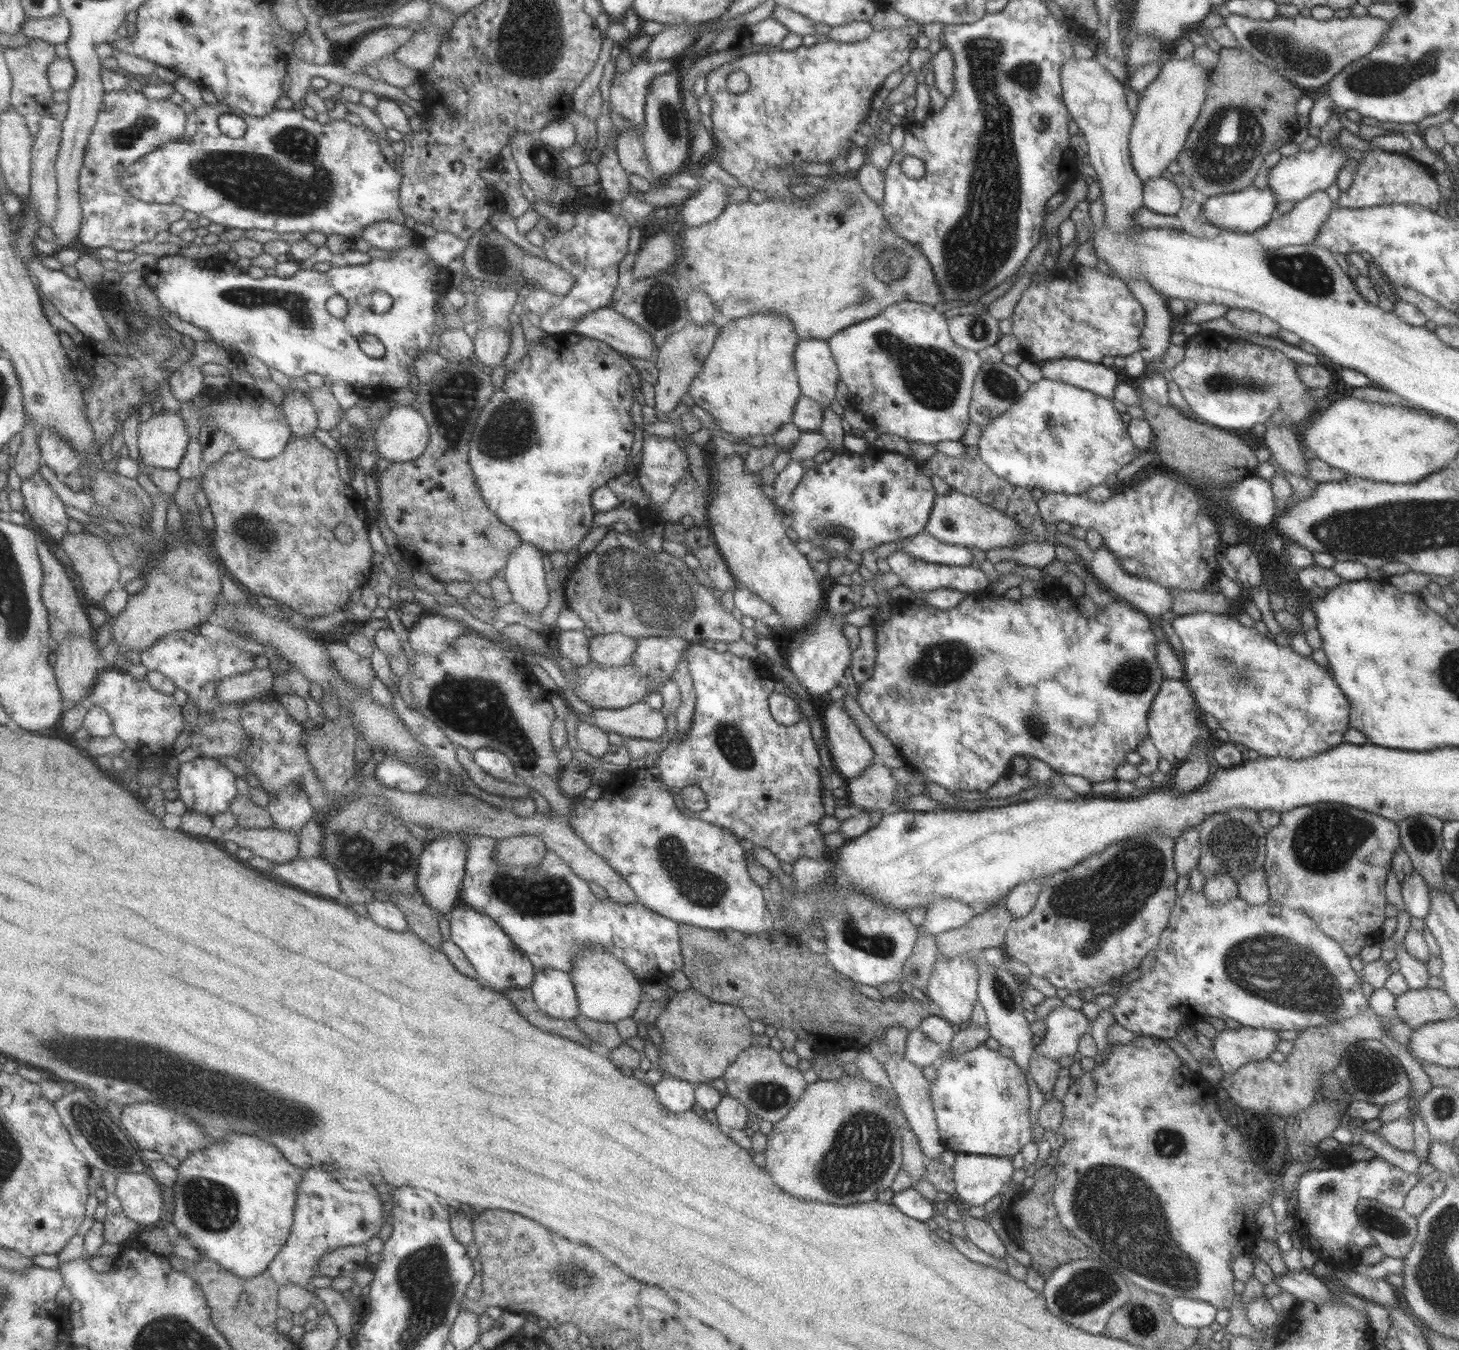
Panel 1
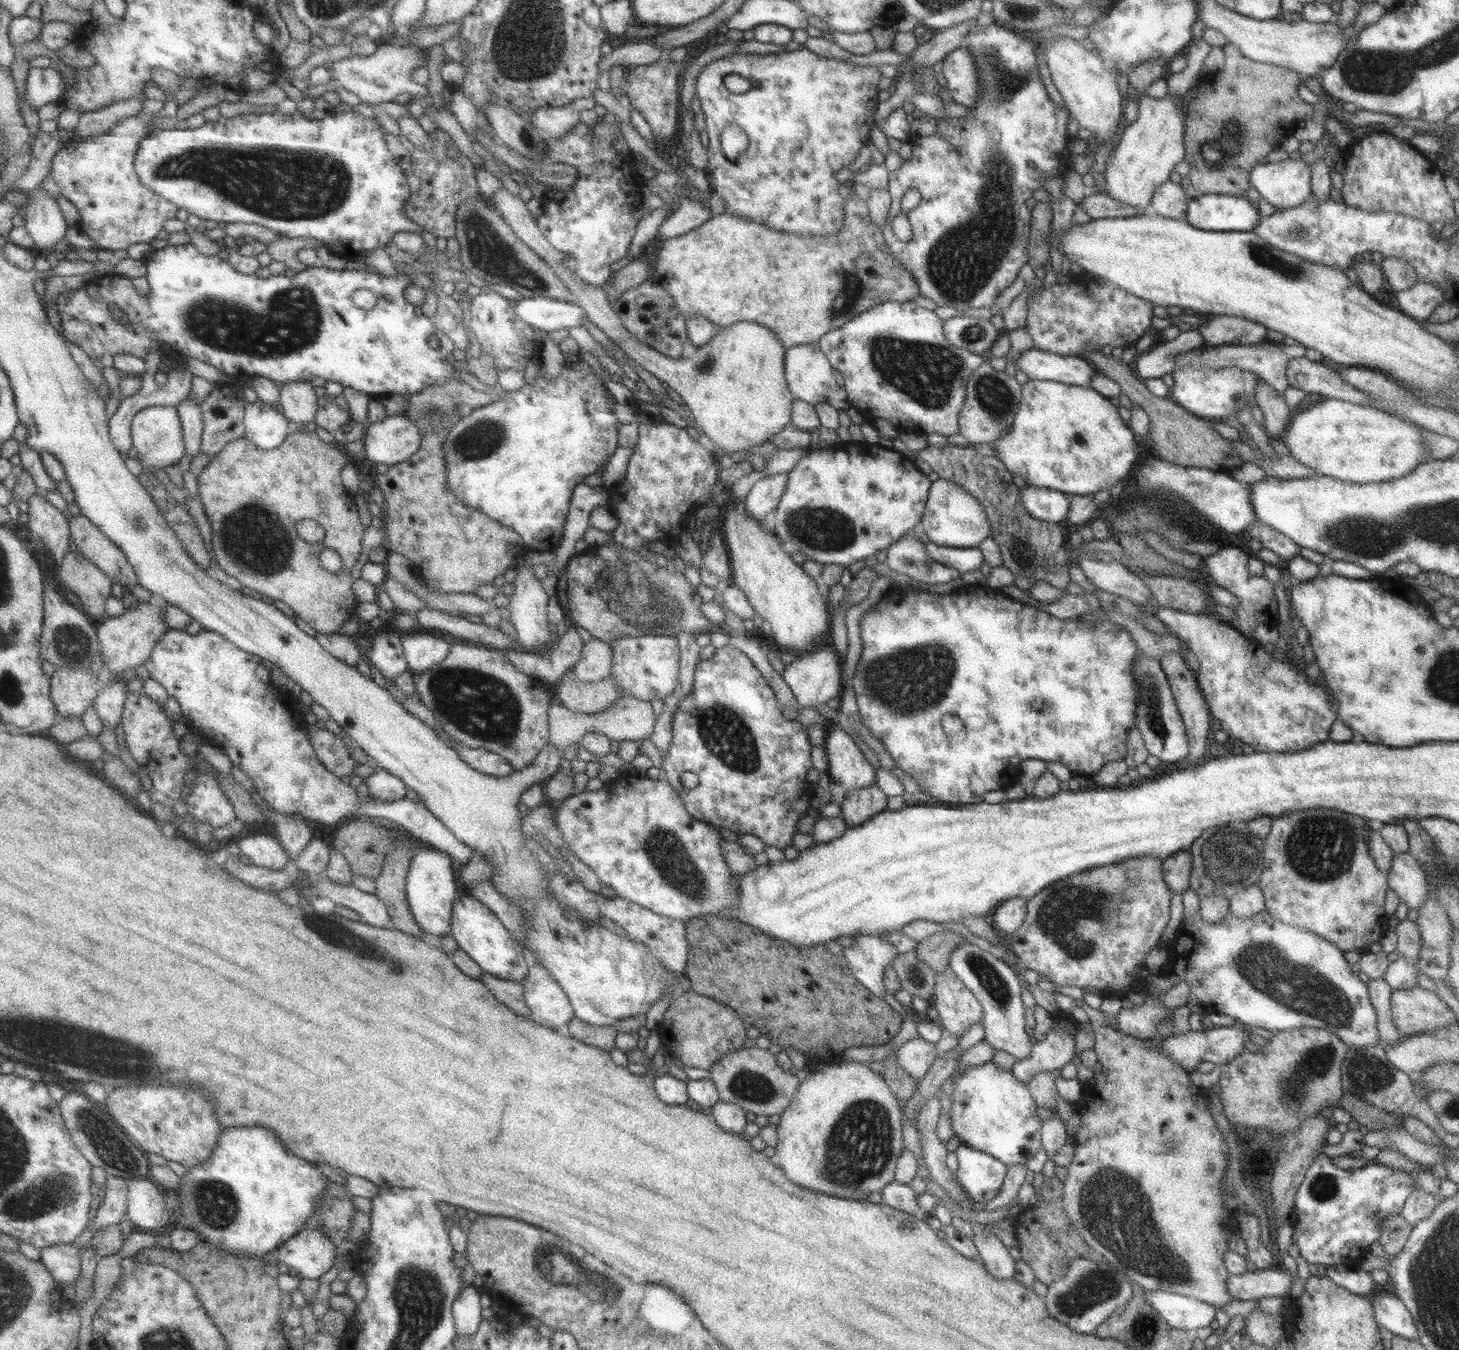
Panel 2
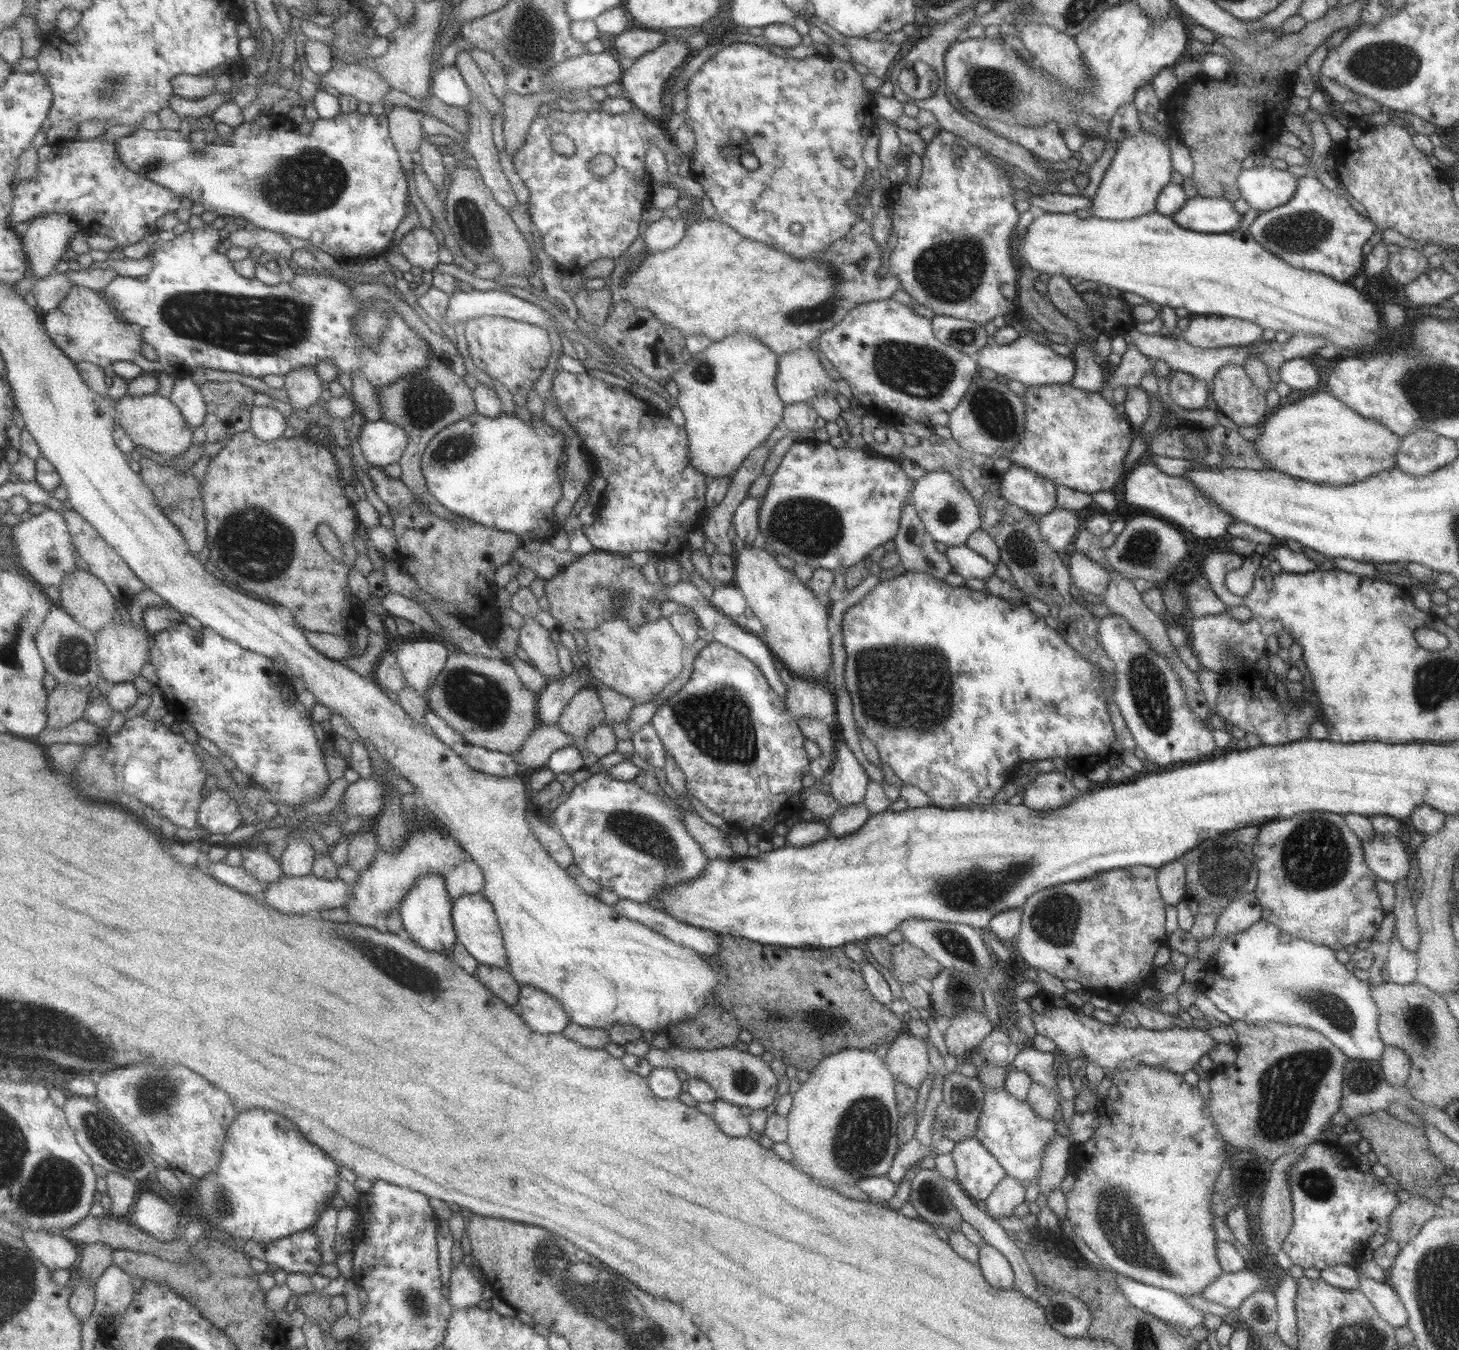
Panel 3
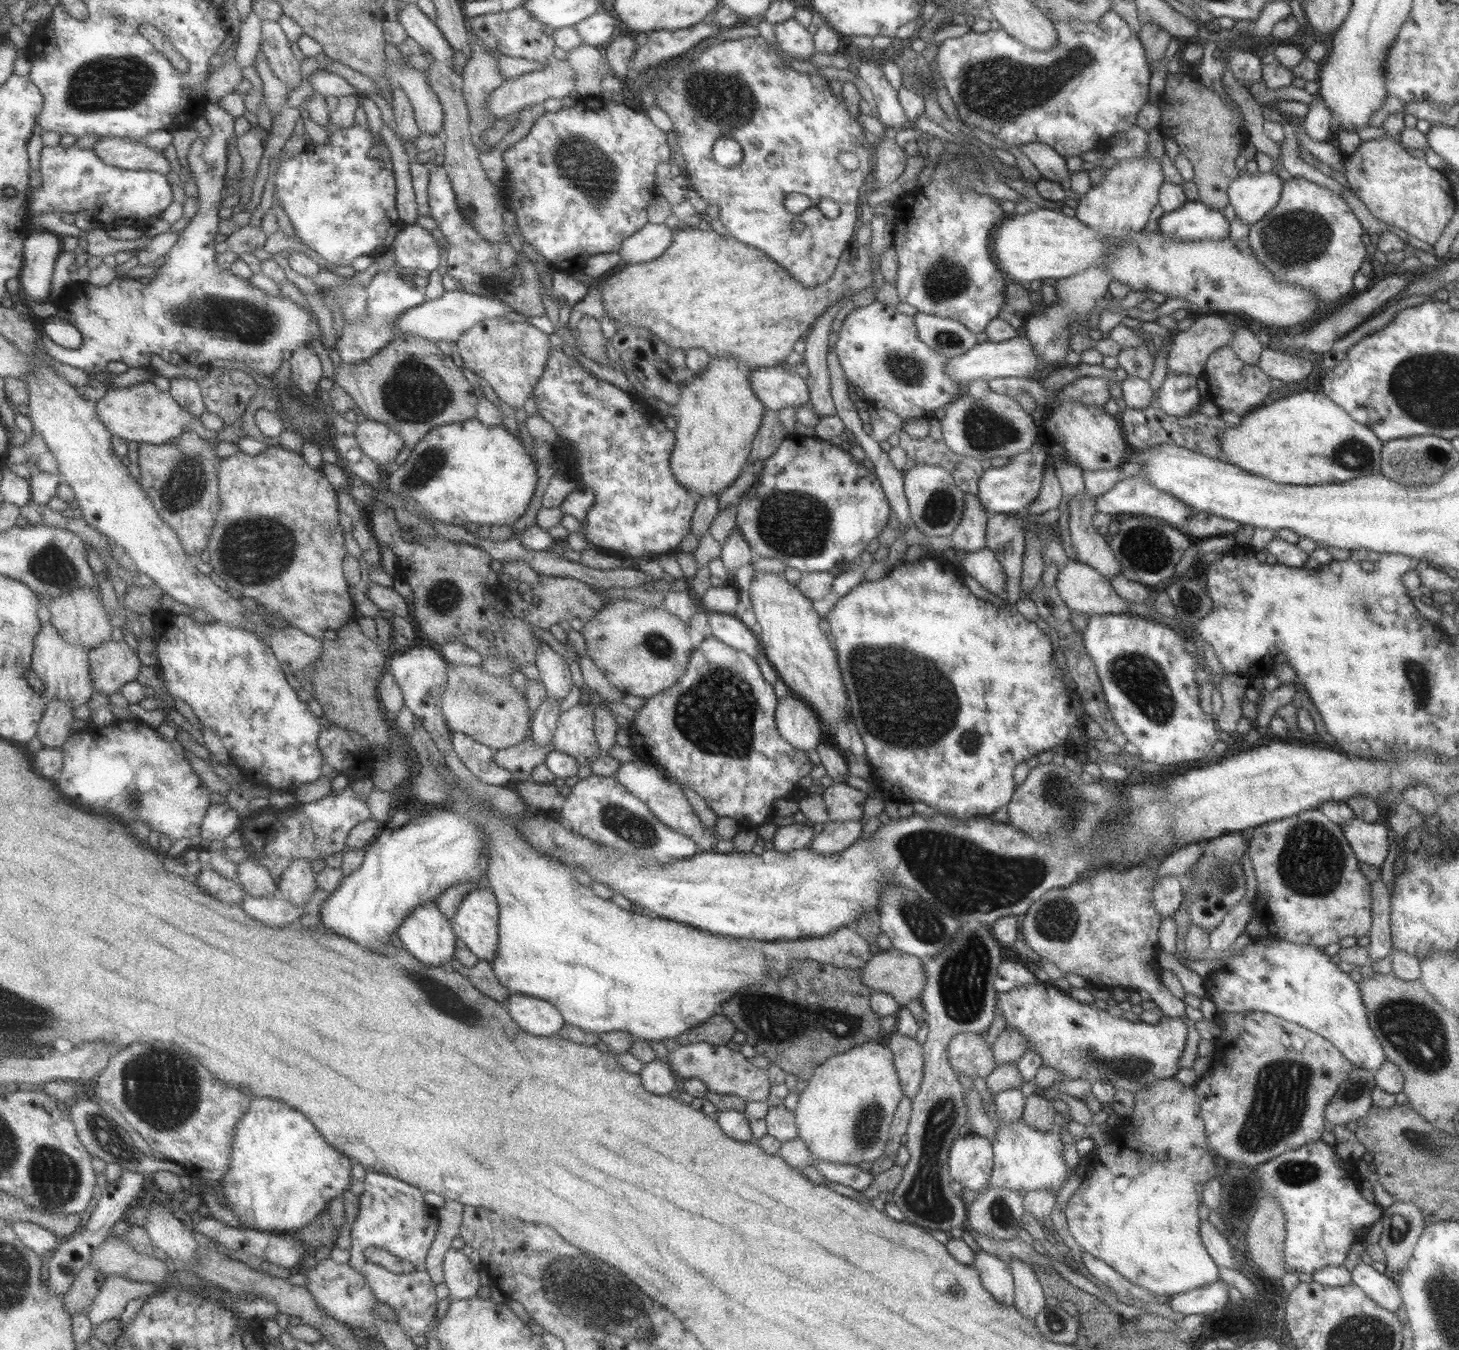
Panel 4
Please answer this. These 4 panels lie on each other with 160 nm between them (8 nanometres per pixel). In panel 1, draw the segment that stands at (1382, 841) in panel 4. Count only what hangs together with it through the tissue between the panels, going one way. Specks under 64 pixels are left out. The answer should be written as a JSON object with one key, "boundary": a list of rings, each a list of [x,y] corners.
{"boundary":[[[1414,871],[1403,878],[1400,882],[1400,893],[1404,910],[1410,916],[1424,919],[1429,912],[1430,898],[1428,895],[1428,886],[1423,882],[1421,876]]]}

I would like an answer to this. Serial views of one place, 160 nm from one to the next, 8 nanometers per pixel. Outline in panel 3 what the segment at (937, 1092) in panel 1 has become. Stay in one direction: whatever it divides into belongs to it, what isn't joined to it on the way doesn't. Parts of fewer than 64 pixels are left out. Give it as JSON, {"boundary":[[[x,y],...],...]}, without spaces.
{"boundary":[[[982,1085],[984,1099],[981,1100],[979,1122],[974,1136],[1003,1167],[1005,1176],[1015,1180],[1035,1178],[1040,1171],[1045,1146],[1057,1132],[1056,1119],[1044,1119],[1037,1116],[1026,1100],[1017,1100],[1009,1096],[1004,1088],[986,1089]]]}

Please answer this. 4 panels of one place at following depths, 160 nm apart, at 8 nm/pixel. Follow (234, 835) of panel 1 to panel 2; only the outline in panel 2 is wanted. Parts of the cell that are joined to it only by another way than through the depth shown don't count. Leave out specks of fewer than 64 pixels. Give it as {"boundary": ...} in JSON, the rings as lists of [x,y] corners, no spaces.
{"boundary":[[[255,833],[236,839],[236,843],[238,849],[250,858],[252,865],[281,871],[291,860],[279,839],[273,835]]]}

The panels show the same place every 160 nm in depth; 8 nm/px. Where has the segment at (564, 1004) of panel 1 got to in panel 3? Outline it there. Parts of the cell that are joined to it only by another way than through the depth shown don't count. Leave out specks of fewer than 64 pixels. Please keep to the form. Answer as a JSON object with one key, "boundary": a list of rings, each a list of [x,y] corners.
{"boundary":[[[520,985],[515,1009],[526,1025],[539,1034],[561,1034],[570,1021],[561,1004],[532,986]]]}

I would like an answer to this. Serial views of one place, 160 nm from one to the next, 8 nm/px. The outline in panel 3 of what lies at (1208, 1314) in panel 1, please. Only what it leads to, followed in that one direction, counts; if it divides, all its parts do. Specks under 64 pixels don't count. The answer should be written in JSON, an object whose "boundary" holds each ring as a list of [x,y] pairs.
{"boundary":[[[1114,1271],[1113,1274],[1117,1288],[1129,1300],[1131,1306],[1161,1321],[1182,1324],[1188,1329],[1202,1323],[1204,1312],[1189,1306],[1179,1295],[1163,1288],[1139,1284],[1125,1276],[1117,1276]]]}

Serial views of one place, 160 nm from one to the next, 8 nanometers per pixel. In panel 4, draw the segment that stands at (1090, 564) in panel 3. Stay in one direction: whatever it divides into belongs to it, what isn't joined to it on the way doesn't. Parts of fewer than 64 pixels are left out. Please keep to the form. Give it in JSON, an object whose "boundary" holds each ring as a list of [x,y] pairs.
{"boundary":[[[1070,560],[1056,574],[1054,587],[1071,612],[1085,616],[1099,615],[1099,612],[1119,612],[1119,610],[1097,610],[1101,600],[1109,596],[1109,581],[1094,568],[1078,560]]]}

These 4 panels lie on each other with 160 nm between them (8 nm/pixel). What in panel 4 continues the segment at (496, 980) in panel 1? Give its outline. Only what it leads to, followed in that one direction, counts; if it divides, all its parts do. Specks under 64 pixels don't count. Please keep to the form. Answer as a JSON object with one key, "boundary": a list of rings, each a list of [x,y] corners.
{"boundary":[[[484,886],[470,890],[455,915],[453,927],[458,938],[475,956],[484,961],[493,959],[498,952],[498,903],[494,892]]]}

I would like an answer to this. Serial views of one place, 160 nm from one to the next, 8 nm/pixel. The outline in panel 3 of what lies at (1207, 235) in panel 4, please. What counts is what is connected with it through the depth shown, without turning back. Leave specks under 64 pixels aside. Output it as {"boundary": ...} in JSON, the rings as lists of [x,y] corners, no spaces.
{"boundary":[[[1189,197],[1172,215],[1179,228],[1209,234],[1229,233],[1239,228],[1239,215],[1224,198]]]}

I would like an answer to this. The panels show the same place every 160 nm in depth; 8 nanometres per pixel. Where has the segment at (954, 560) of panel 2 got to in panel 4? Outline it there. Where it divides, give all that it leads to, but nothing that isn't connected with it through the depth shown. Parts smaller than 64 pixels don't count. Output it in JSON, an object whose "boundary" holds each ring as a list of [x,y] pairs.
{"boundary":[[[983,547],[976,551],[967,551],[959,563],[963,570],[988,592],[1005,599],[1006,574],[995,555]]]}

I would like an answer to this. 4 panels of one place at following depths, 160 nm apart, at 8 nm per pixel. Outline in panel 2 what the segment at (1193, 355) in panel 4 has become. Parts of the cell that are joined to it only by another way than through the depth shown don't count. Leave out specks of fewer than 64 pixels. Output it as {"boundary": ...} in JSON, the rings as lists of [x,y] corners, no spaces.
{"boundary":[[[1214,315],[1195,329],[1204,344],[1211,346],[1253,345],[1266,340],[1265,327],[1235,316]]]}

